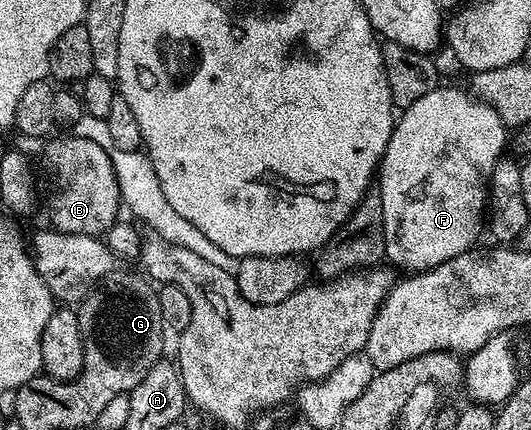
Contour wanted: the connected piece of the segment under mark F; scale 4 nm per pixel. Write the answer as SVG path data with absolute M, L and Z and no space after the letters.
M439 85L431 93L419 97L415 105L404 108L393 124L391 141L381 158L379 190L383 201L385 259L393 262L394 268L402 267L405 273L430 271L432 267L451 261L451 257L472 251L481 231L483 235L489 178L498 159L502 158L507 128L491 105L465 91Z

